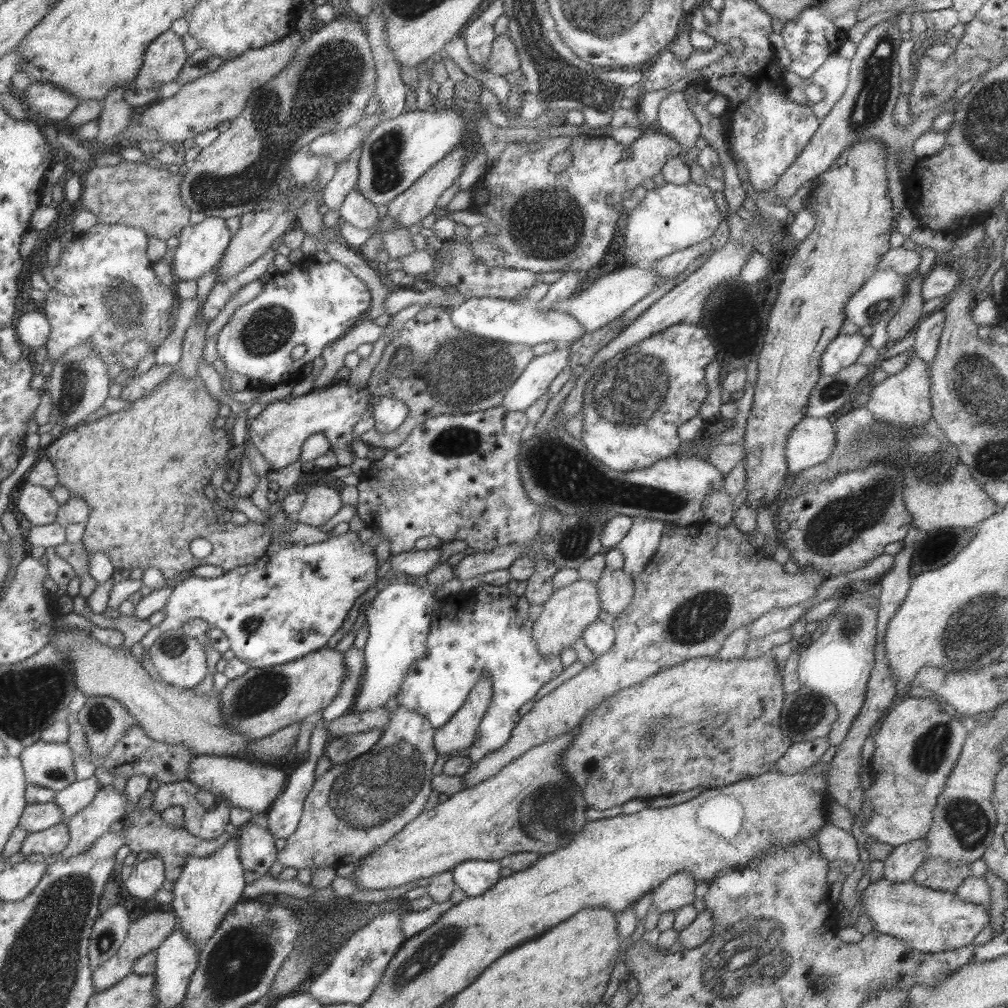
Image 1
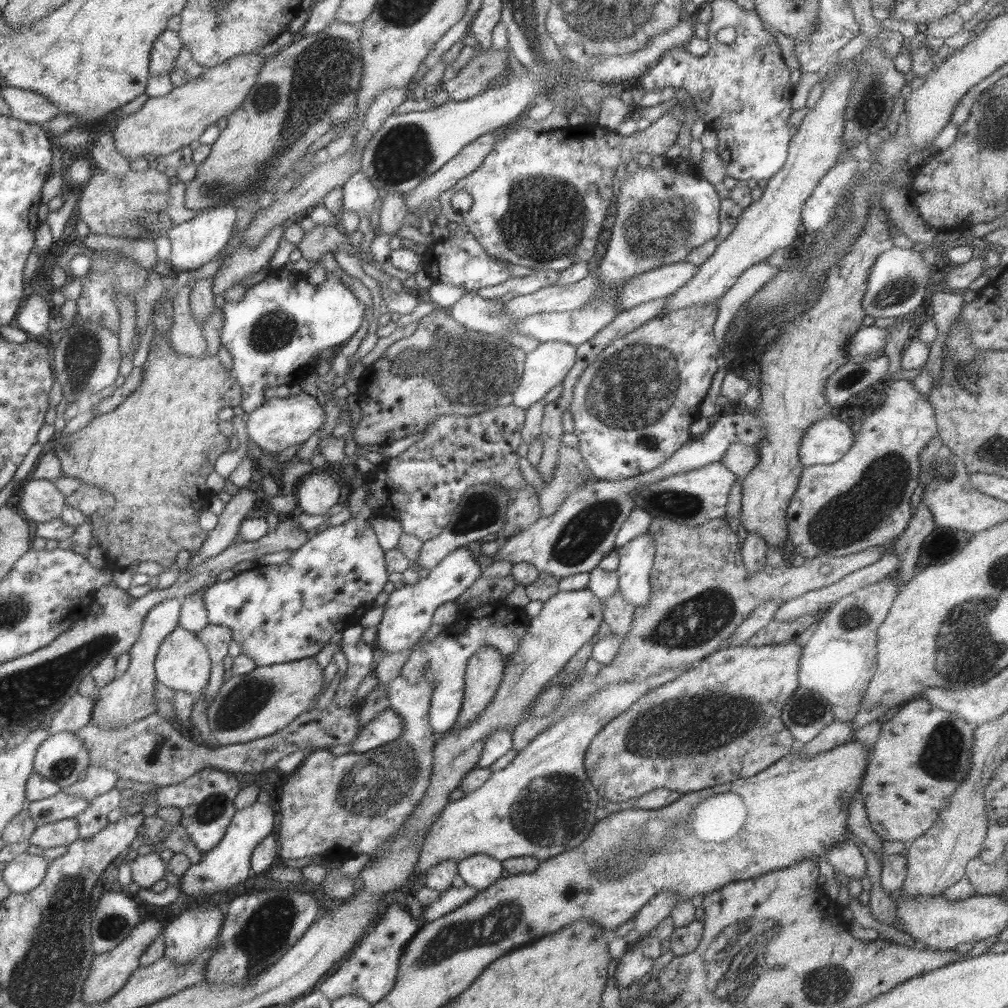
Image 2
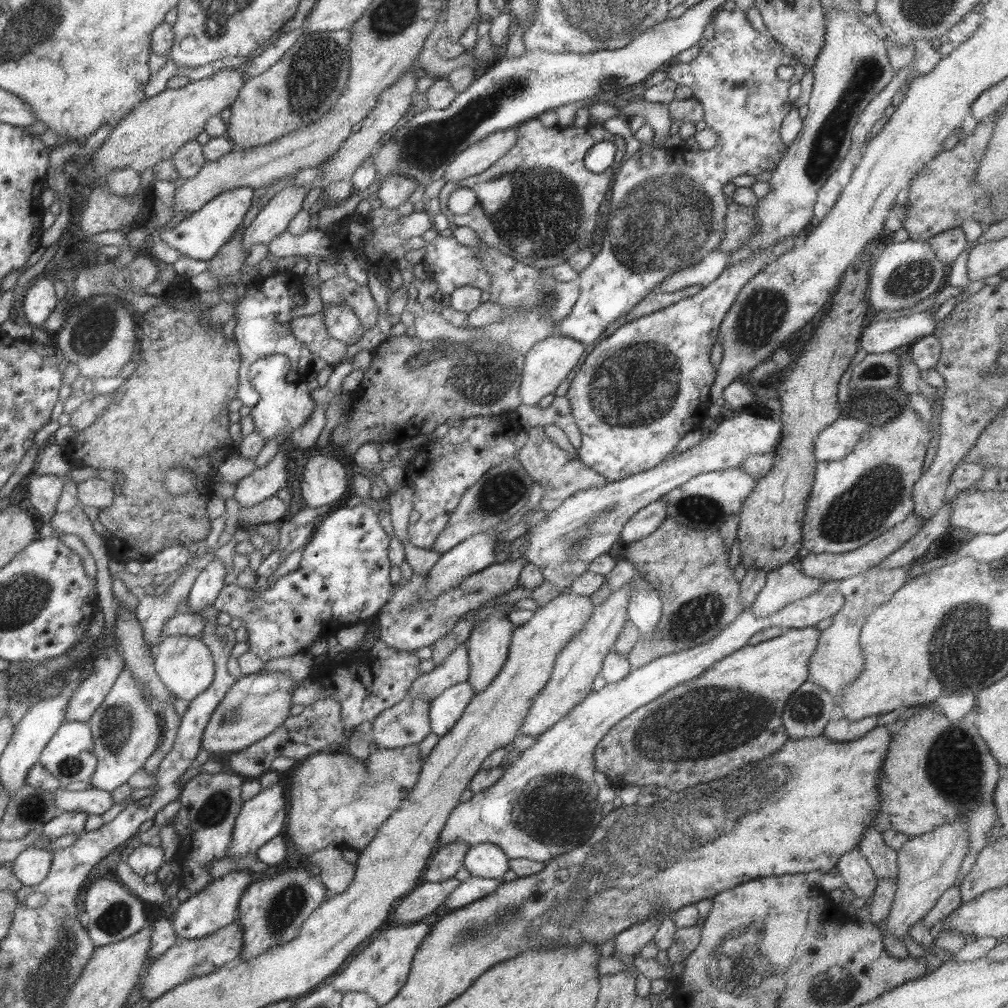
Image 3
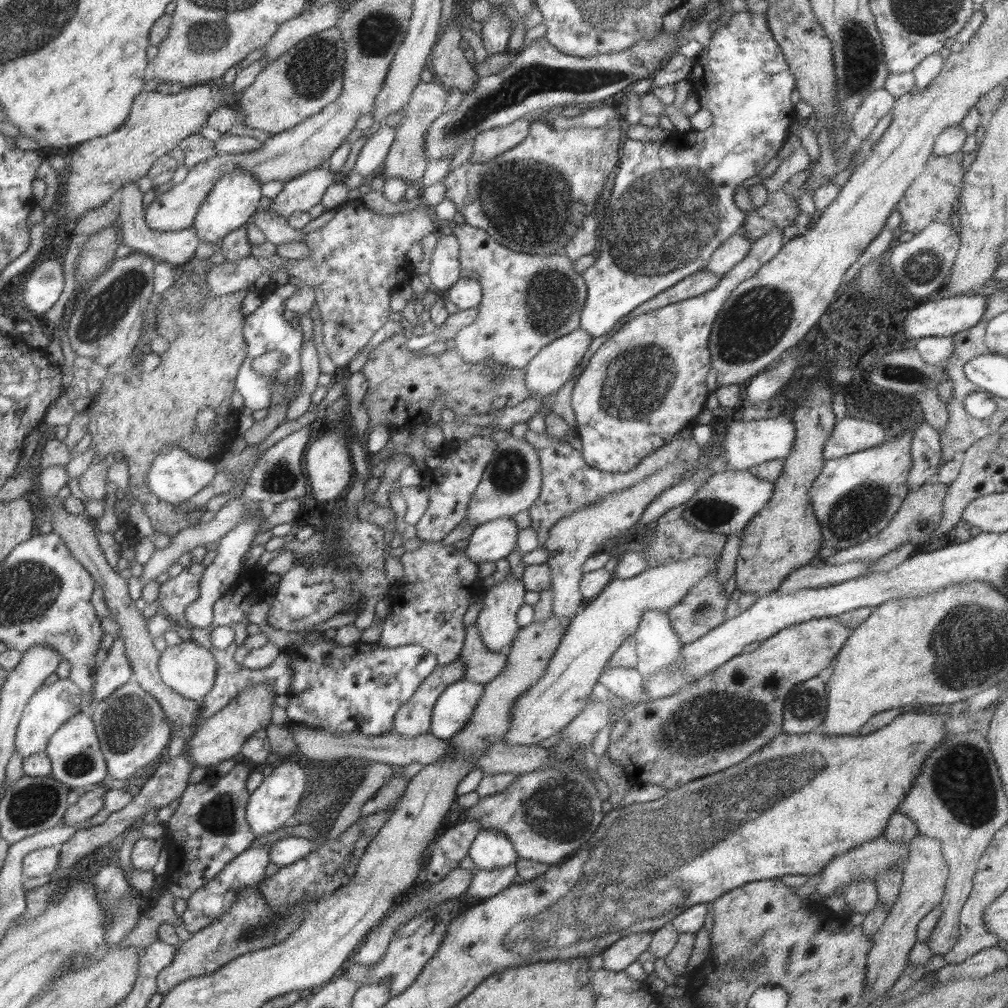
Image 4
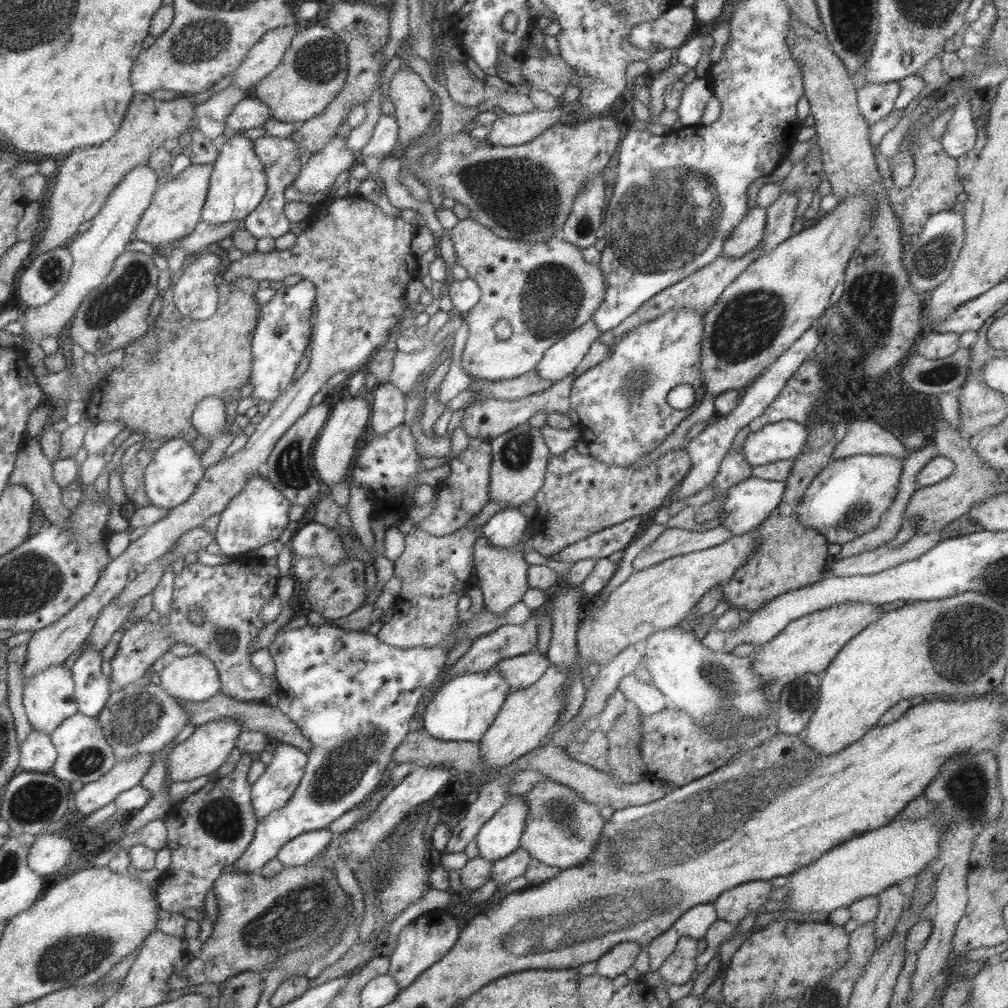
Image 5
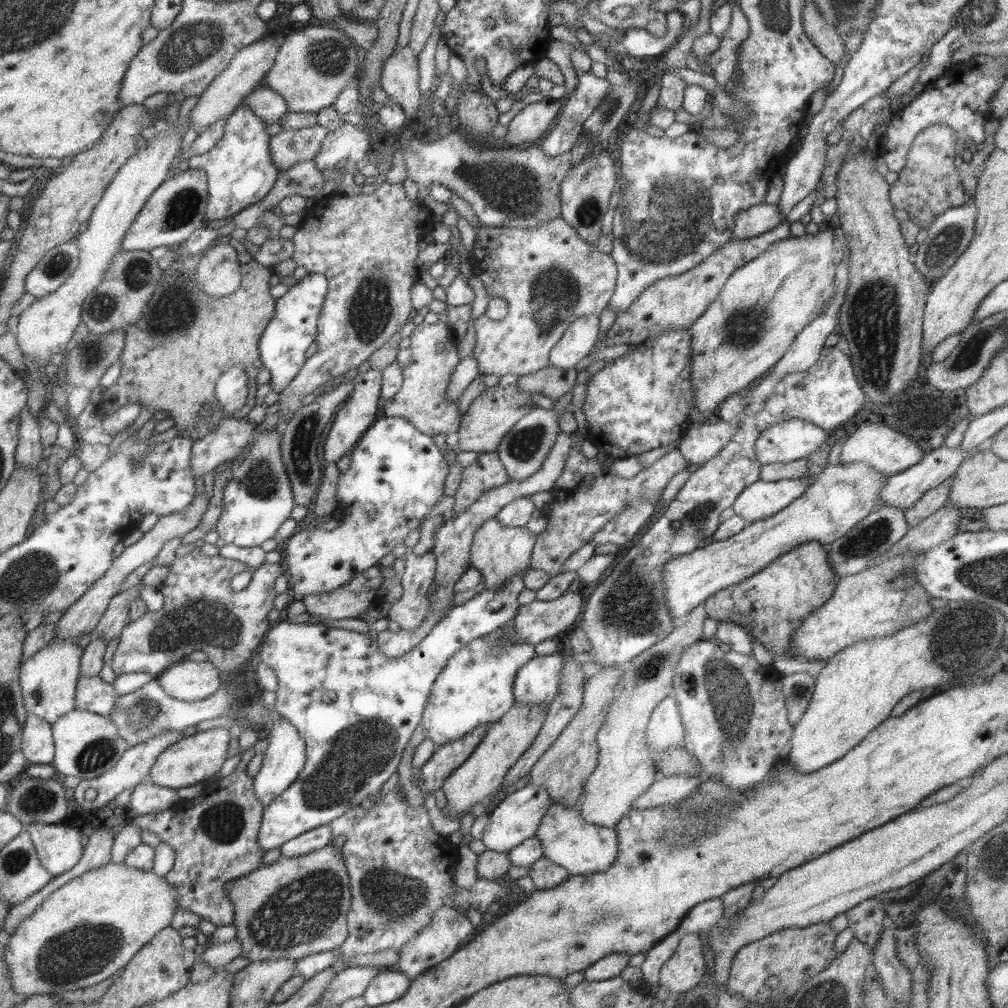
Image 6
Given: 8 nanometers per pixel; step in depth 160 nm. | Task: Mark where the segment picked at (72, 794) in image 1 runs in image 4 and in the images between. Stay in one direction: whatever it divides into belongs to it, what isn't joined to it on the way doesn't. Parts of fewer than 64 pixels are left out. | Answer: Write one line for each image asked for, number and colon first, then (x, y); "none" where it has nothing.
2: (98, 781)
3: (124, 729)
4: (132, 731)

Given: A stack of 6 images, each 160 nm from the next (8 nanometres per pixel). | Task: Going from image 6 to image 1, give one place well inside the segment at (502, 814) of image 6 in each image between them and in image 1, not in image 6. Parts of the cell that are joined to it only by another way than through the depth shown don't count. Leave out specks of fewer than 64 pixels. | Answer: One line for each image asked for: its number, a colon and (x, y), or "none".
1: (474, 877)
2: (478, 871)
3: (485, 860)
4: (490, 849)
5: (499, 836)

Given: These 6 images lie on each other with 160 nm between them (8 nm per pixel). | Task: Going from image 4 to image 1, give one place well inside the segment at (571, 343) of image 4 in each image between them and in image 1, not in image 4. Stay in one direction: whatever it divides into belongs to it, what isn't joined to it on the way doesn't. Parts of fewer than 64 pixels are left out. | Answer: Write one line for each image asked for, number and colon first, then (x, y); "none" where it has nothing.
1: (534, 380)
2: (545, 366)
3: (546, 364)

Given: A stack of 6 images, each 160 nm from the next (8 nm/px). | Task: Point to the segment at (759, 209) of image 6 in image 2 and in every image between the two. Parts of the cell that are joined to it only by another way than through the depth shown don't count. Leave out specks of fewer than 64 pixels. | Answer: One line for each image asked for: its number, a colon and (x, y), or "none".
2: (658, 283)
3: (708, 268)
4: (736, 247)
5: (746, 235)

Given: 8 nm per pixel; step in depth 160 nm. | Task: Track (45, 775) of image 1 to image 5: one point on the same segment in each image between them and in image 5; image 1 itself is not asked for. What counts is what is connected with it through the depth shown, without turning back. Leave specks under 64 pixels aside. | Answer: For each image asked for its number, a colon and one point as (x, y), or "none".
2: (60, 758)
3: (68, 756)
4: (76, 761)
5: (82, 753)

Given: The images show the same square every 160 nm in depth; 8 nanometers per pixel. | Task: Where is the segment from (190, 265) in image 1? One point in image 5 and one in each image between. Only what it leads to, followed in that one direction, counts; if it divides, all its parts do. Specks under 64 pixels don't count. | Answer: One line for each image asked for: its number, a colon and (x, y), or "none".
2: (194, 243)
3: (199, 236)
4: (232, 200)
5: (237, 183)

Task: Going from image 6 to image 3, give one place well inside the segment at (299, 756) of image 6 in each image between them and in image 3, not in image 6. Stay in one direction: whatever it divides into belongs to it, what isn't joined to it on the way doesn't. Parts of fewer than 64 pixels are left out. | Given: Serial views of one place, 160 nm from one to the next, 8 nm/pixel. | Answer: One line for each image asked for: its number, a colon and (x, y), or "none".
3: (260, 818)
4: (273, 803)
5: (274, 787)

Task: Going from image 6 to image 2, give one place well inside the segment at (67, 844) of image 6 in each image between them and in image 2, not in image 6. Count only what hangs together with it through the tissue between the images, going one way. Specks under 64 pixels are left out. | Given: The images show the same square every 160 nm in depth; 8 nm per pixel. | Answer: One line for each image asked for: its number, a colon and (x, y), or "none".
2: (25, 872)
3: (32, 865)
4: (43, 861)
5: (47, 854)

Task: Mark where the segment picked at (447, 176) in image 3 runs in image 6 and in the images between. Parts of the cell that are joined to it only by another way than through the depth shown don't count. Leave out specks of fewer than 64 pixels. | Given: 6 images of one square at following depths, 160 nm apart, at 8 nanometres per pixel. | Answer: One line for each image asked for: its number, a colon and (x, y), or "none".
4: (488, 144)
5: (514, 129)
6: (534, 119)

